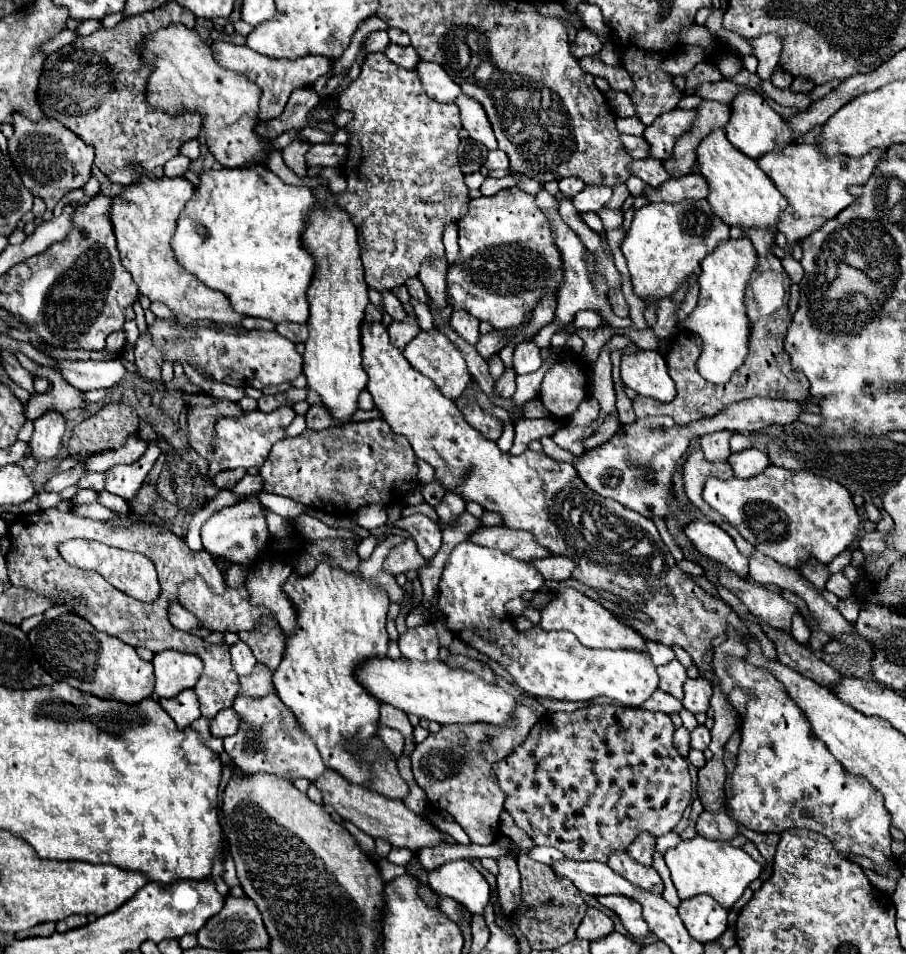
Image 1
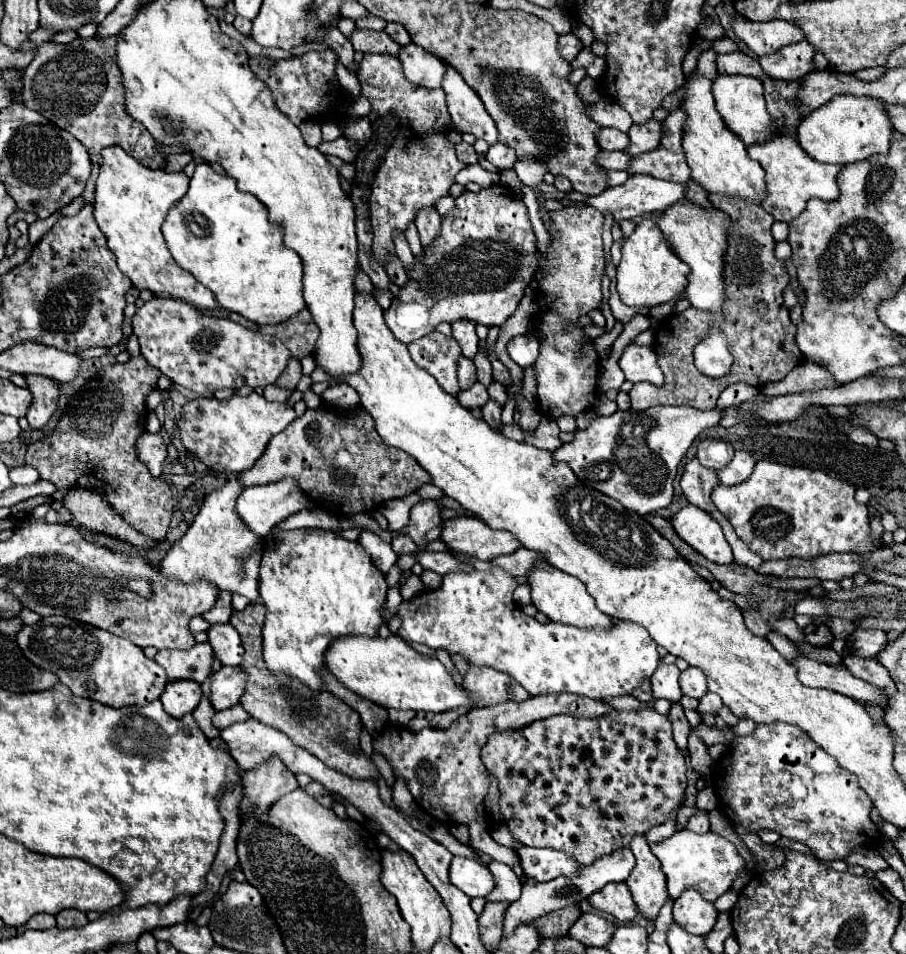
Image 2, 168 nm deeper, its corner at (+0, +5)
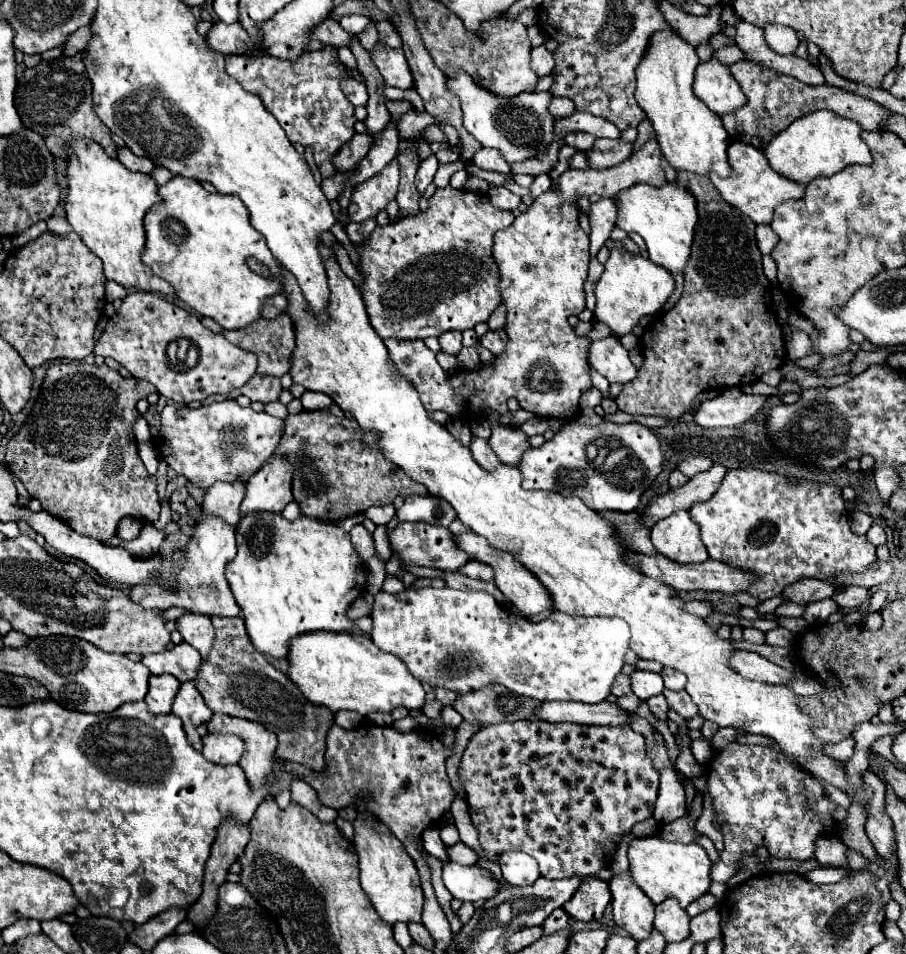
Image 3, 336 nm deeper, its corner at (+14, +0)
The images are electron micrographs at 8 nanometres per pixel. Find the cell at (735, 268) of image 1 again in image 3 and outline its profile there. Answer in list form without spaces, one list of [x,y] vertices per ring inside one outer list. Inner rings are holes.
[[[668,182],[668,186],[662,186],[660,190],[654,186],[632,186],[622,190],[616,198],[620,198],[620,218],[616,220],[616,226],[626,232],[638,232],[646,242],[652,262],[672,274],[684,274],[698,224],[698,210],[692,194],[688,194],[682,186]]]

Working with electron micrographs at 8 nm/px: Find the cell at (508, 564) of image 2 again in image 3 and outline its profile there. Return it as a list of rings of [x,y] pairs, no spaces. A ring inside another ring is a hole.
[[[470,560],[466,566],[460,568],[462,574],[468,574],[470,578],[478,578],[478,580],[484,580],[484,582],[492,582],[494,580],[494,570],[484,564],[484,562],[478,562],[478,560]]]

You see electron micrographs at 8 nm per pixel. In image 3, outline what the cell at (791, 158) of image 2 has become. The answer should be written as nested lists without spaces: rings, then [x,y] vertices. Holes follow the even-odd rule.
[[[732,142],[728,146],[728,160],[732,164],[732,176],[730,178],[718,178],[716,174],[710,174],[710,180],[714,182],[714,186],[718,188],[718,192],[722,194],[722,198],[736,206],[742,214],[746,214],[748,218],[752,218],[756,224],[770,224],[772,222],[772,212],[776,210],[778,204],[786,202],[786,200],[798,200],[804,196],[806,186],[778,174],[770,164],[766,154],[746,142]]]

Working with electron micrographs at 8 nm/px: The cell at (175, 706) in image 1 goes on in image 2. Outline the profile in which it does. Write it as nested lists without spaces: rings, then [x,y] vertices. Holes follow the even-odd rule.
[[[170,681],[160,695],[160,701],[164,705],[164,711],[172,717],[184,717],[186,713],[192,713],[196,705],[202,699],[200,683],[196,681]]]

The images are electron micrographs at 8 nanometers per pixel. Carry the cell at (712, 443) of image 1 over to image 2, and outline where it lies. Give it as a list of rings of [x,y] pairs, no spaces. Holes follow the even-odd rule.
[[[706,439],[698,445],[698,461],[704,465],[704,467],[710,467],[710,469],[722,469],[726,467],[732,457],[734,457],[734,449],[724,443],[724,441],[714,441],[714,439]]]

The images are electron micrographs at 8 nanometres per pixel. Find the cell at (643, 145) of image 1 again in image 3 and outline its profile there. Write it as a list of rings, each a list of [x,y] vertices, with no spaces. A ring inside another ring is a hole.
[[[572,132],[572,134],[566,136],[566,144],[576,148],[576,150],[582,150],[582,152],[590,150],[594,146],[594,142],[596,142],[596,138],[592,134],[584,134],[584,132],[580,132],[580,134]]]

